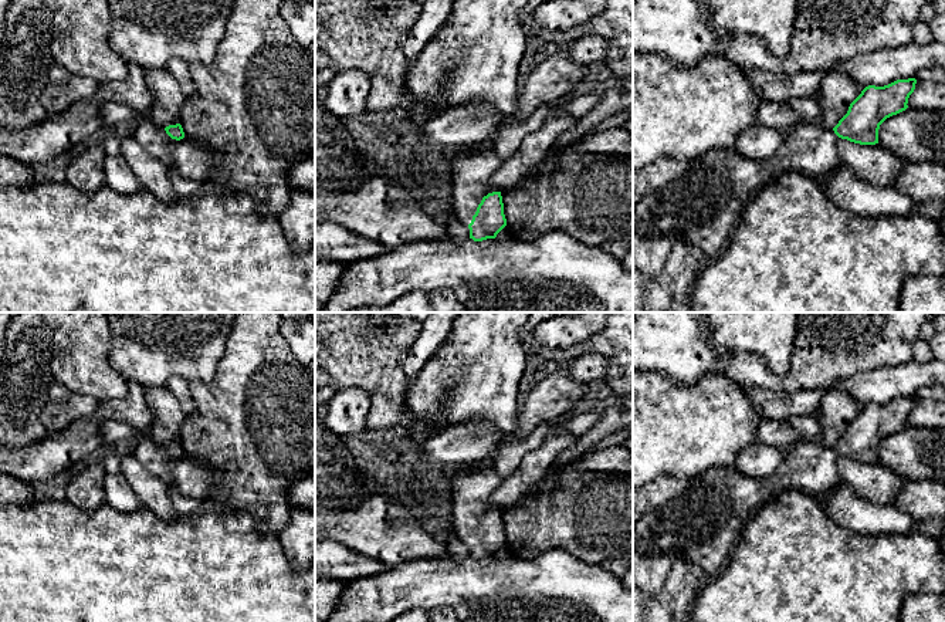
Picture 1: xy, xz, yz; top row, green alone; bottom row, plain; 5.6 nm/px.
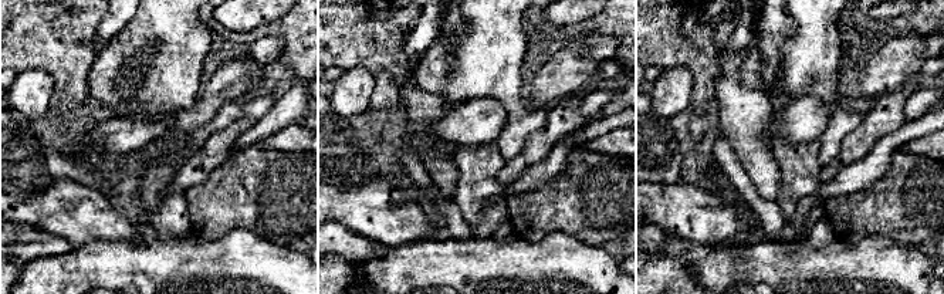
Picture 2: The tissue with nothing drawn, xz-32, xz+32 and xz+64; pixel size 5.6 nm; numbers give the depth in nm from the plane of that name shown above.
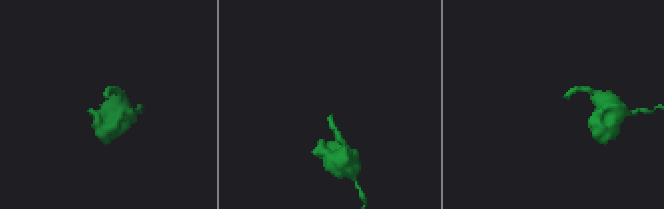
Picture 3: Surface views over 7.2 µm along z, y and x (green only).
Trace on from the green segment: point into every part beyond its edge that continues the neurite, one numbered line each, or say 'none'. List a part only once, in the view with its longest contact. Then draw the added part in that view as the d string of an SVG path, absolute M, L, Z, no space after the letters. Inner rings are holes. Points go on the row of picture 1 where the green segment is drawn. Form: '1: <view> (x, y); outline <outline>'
1: xz (471, 171); outline M482 145L474 152L458 151L448 163L453 170L453 207L457 219L468 226L482 197L495 192L490 180L502 160L492 145Z

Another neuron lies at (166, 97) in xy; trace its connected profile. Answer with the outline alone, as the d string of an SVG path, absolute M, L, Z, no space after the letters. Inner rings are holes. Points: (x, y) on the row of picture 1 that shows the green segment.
M143 70L145 82L152 92L150 121L159 126L180 124L186 97L175 77L166 70Z

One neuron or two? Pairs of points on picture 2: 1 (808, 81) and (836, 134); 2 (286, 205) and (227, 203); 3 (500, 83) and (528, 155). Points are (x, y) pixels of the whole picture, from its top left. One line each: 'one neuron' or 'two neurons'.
1: one neuron
2: one neuron
3: two neurons

